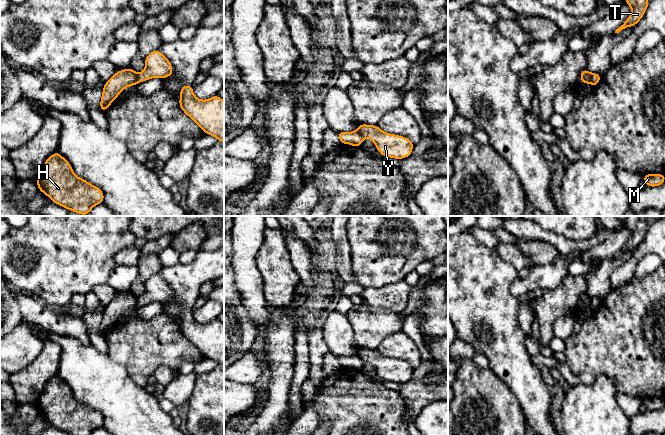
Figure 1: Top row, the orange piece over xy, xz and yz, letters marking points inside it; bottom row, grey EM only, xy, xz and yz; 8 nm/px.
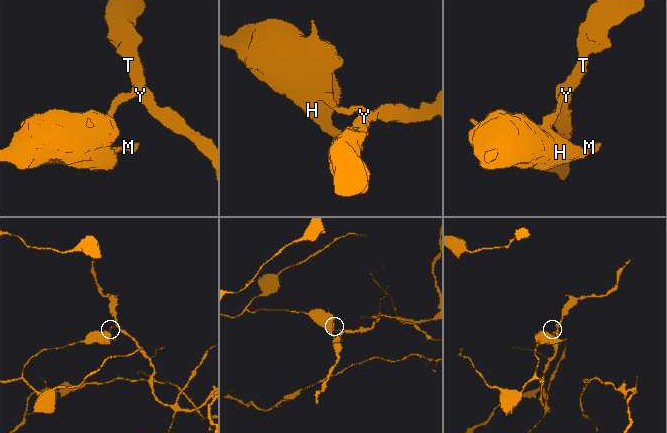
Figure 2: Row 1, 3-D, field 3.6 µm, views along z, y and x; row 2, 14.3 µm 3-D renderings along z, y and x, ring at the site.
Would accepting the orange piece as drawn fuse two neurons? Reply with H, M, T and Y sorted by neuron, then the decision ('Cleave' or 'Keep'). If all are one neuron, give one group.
Groups: H M / T Y. Cleave

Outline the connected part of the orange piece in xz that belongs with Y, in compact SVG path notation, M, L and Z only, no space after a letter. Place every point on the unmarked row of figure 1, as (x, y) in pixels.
M359 348L357 355L376 369L376 374L390 382L403 383L412 378L414 368L407 361L386 357L377 349Z

